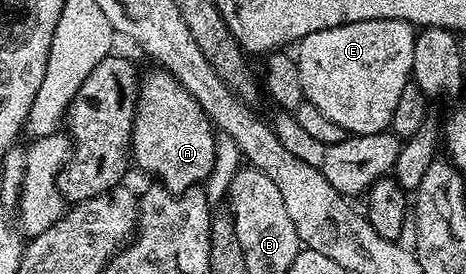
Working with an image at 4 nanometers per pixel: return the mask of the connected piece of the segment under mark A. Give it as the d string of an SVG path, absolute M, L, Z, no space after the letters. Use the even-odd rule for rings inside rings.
M154 68L139 81L137 110L134 112L133 138L131 153L135 165L146 172L154 174L154 178L169 189L170 192L181 194L197 187L198 182L206 179L216 162L216 132L207 112L203 110L196 98L169 71Z

